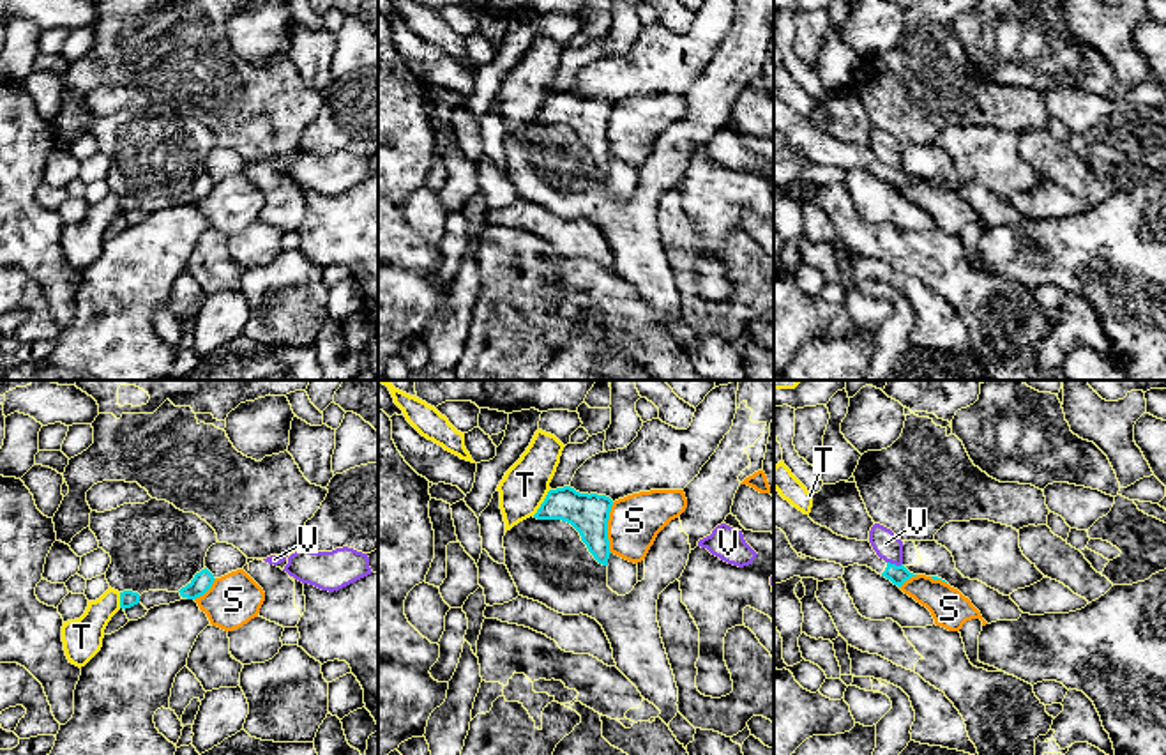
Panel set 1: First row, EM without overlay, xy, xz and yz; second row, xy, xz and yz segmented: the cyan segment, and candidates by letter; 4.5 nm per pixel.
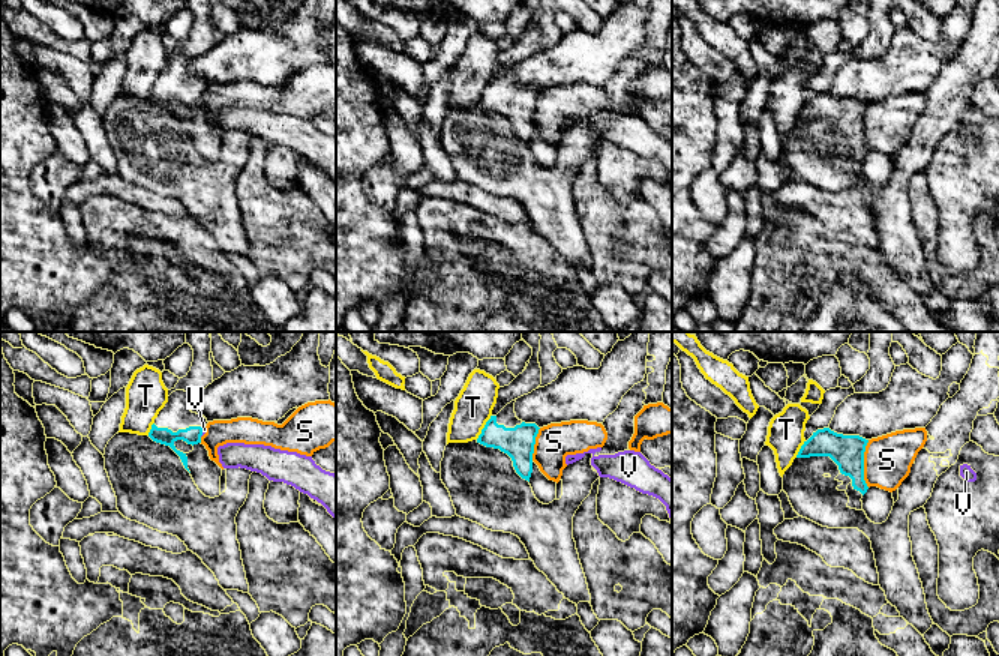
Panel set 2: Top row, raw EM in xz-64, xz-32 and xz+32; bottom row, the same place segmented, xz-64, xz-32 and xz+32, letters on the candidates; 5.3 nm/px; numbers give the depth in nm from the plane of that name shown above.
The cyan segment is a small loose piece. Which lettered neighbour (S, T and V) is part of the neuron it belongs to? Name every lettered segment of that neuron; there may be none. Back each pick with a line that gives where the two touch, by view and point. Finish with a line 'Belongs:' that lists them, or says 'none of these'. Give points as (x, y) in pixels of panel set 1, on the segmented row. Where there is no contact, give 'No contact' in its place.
Belongs: none of these

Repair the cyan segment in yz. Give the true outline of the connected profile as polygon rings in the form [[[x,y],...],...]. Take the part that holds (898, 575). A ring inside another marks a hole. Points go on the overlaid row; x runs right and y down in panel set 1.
[[[776,488],[774,527],[781,529],[786,534],[791,548],[806,557],[836,562],[843,568],[853,564],[867,566],[897,587],[901,587],[912,576],[917,576],[903,564],[896,566],[880,559],[869,541],[848,539],[814,523],[809,515],[804,515],[784,500]]]

